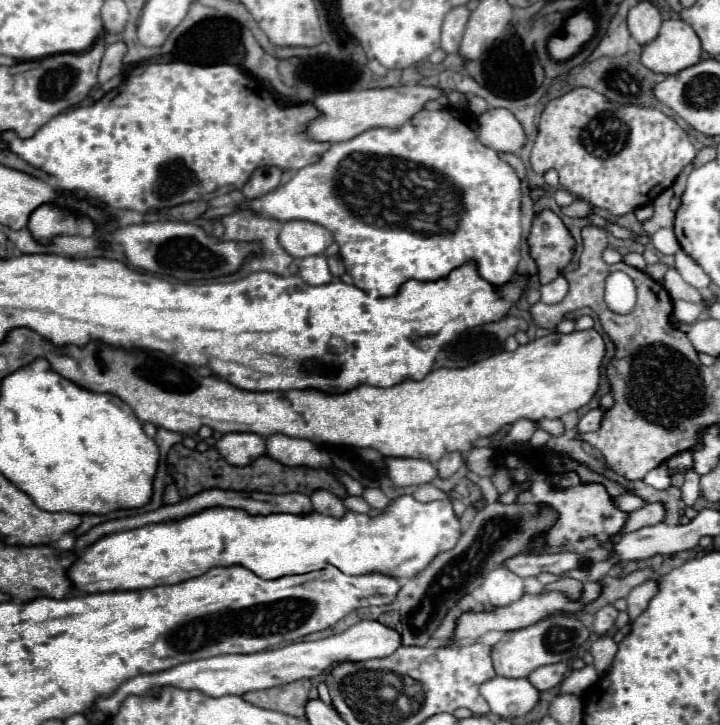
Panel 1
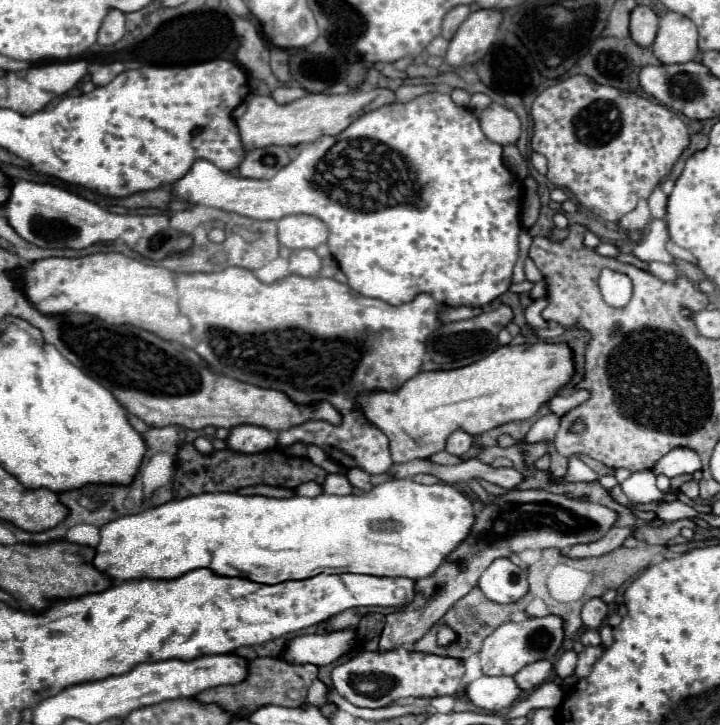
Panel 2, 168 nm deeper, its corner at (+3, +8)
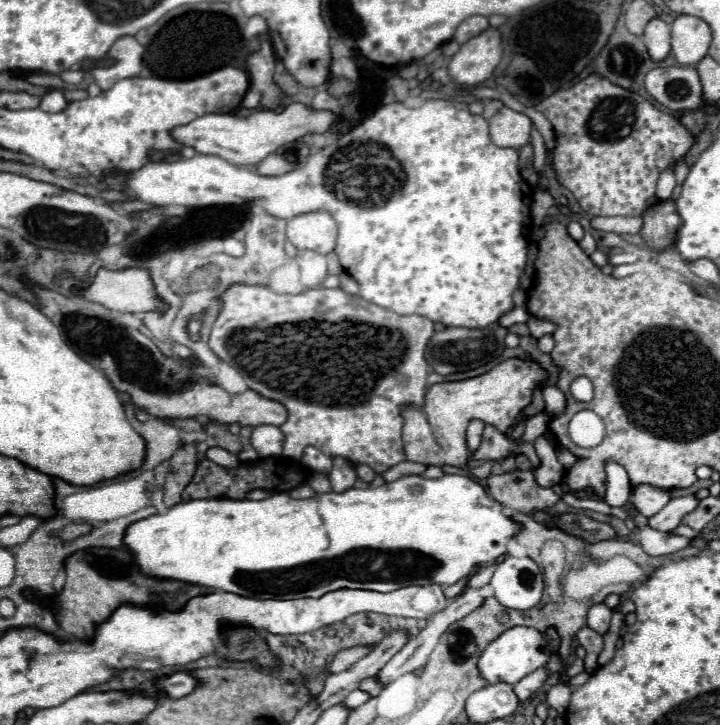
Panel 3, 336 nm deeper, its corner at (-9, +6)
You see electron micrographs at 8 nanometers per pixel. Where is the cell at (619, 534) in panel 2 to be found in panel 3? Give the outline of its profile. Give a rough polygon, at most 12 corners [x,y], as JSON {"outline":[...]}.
{"outline":[[694,495],[670,499],[648,519],[656,531],[674,531],[682,517],[694,511]]}

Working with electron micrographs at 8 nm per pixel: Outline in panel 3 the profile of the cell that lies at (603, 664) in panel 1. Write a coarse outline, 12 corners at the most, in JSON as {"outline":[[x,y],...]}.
{"outline":[[590,627],[580,629],[580,645],[586,649],[586,671],[598,669],[596,657],[604,647],[602,635]]}

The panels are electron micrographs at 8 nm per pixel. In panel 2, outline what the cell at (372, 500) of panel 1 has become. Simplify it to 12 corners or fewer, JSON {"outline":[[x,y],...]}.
{"outline":[[358,467],[348,469],[350,485],[360,491],[372,489],[370,475]]}

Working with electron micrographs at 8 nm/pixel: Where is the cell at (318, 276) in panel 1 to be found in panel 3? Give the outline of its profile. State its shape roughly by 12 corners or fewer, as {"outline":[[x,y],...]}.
{"outline":[[300,251],[300,281],[318,287],[328,275],[326,257],[316,251]]}

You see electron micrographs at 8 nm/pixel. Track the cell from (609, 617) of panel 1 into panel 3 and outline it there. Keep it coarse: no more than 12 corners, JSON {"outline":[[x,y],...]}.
{"outline":[[604,603],[588,611],[588,627],[604,635],[612,609]]}

